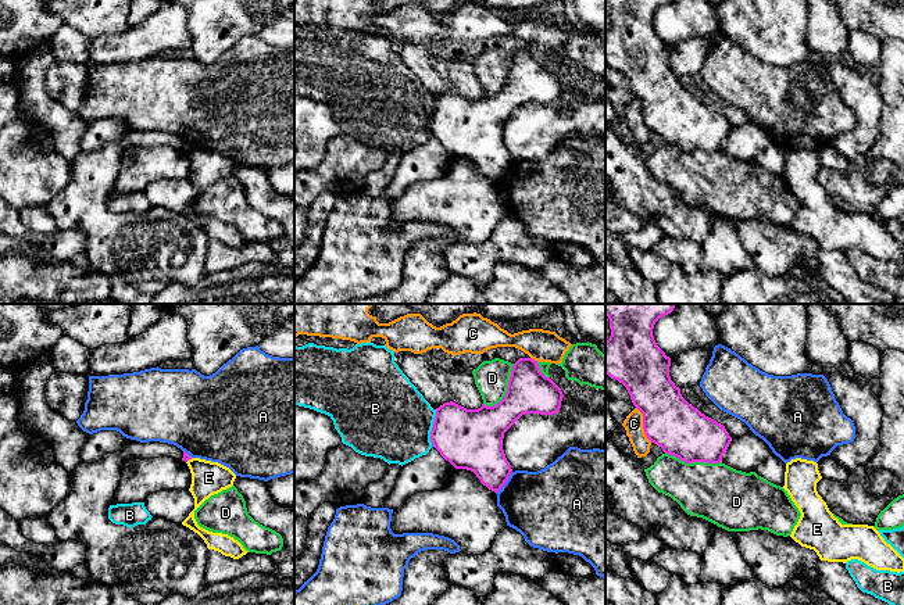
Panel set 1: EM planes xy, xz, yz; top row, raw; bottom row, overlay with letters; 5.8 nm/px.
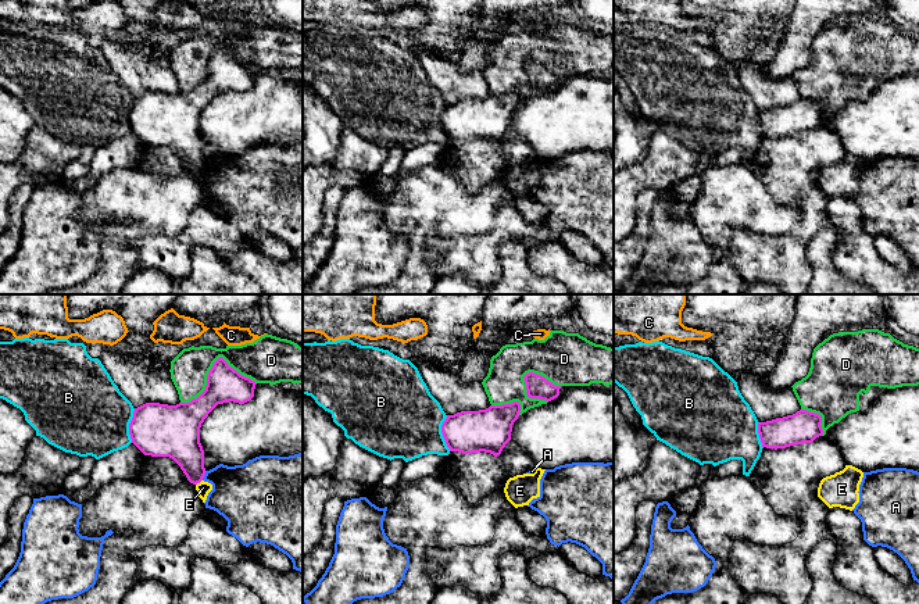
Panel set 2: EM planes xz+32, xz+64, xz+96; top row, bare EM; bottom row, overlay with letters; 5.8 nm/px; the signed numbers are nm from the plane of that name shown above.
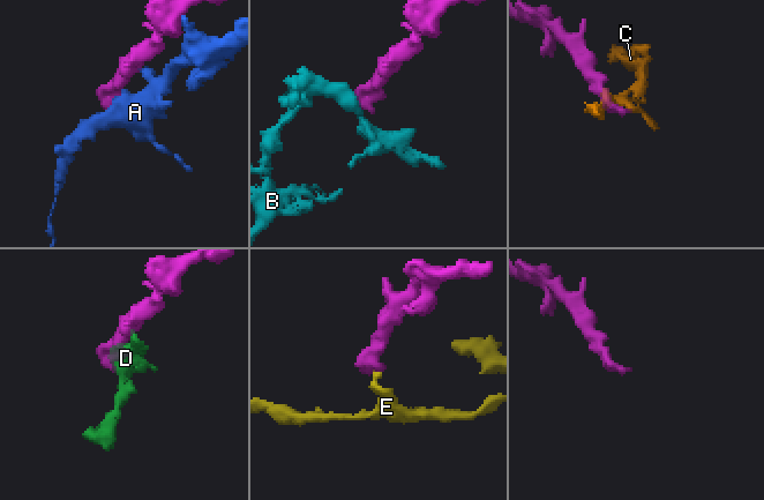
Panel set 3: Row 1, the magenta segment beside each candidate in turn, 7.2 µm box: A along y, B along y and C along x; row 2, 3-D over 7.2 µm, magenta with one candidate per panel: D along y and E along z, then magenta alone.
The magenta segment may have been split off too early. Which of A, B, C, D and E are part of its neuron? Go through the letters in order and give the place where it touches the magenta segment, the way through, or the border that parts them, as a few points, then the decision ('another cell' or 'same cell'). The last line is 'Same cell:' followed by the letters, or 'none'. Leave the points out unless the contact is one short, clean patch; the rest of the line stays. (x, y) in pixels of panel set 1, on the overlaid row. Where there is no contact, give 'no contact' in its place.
A: xz (506, 480) | another cell
B: xz (432, 428) | another cell
C: yz (643, 425) | along yz (636, 407), (642, 414), (643, 433), (651, 441) | another cell
D: yz (693, 461) | another cell
E: xy (189, 458) | along xy (192, 458), (186, 462) | another cell
Same cell: none

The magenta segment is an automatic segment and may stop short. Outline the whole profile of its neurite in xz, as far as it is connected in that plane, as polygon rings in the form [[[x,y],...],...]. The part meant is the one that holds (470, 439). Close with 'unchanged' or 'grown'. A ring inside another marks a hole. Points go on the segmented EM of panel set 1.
[[[519,358],[507,393],[496,405],[467,409],[450,401],[436,408],[432,445],[455,469],[474,472],[497,493],[512,472],[503,450],[504,433],[525,414],[560,412],[562,397],[561,389],[540,372],[537,361]]]; unchanged

